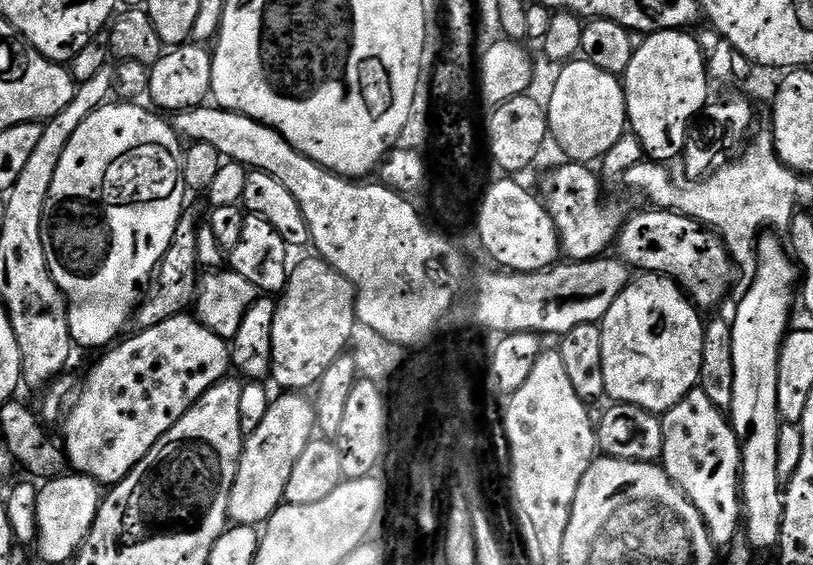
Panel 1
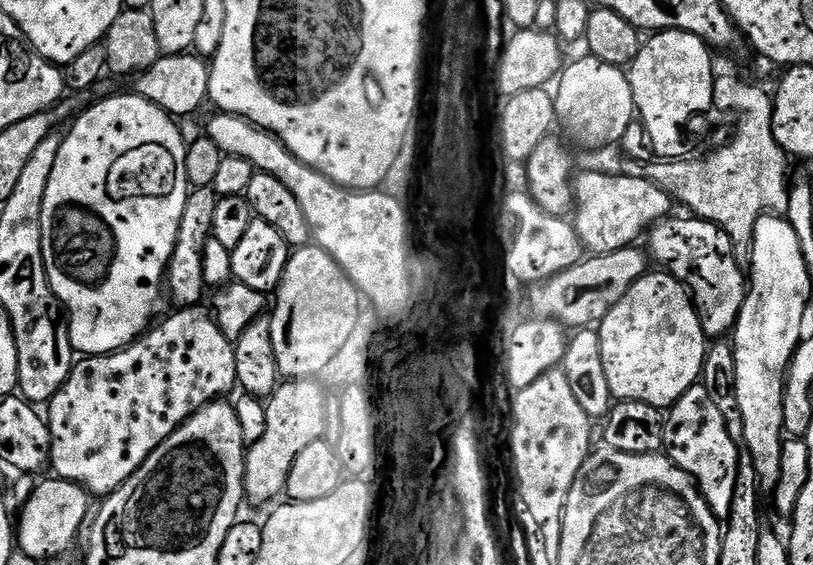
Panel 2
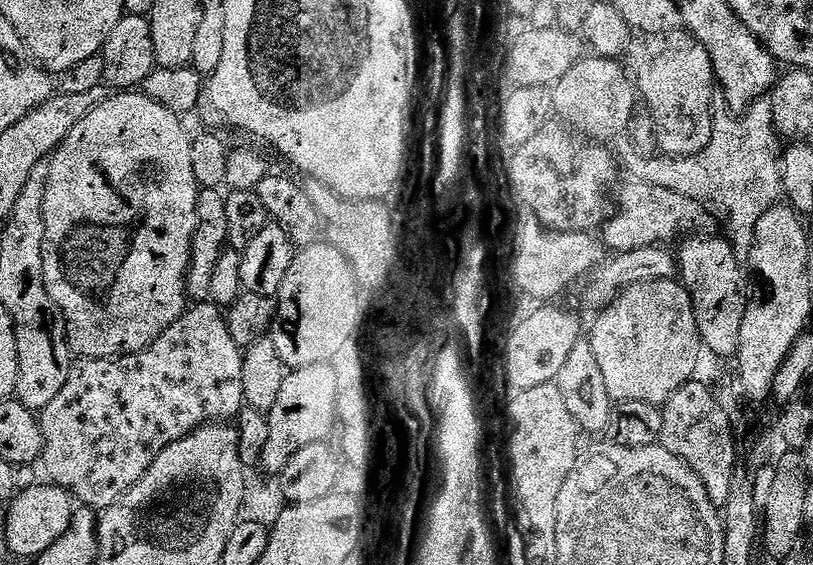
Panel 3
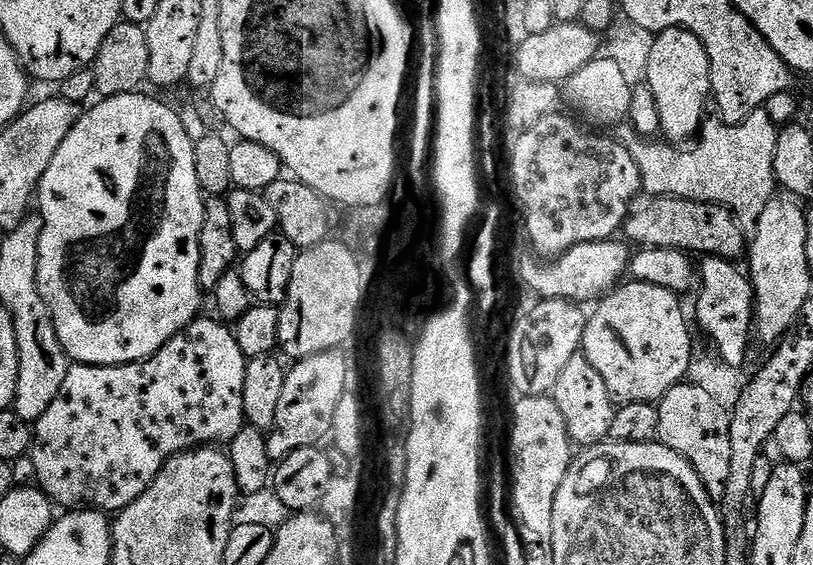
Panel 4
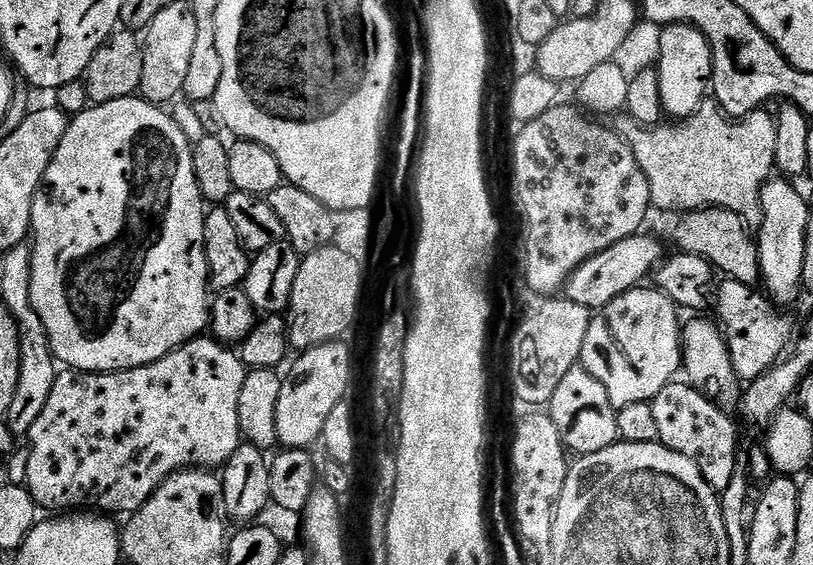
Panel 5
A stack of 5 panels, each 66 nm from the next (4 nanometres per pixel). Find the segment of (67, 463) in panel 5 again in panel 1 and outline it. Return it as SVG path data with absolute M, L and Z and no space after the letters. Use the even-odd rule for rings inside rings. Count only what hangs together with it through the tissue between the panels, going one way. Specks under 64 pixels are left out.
M181 314L166 318L166 322L141 328L135 334L137 336L129 340L121 339L101 355L105 356L89 370L84 385L81 388L79 385L74 403L62 420L62 451L71 471L89 476L101 486L115 486L124 480L126 474L130 474L130 470L134 470L134 466L138 466L138 462L150 454L150 446L154 446L154 442L158 442L158 438L162 438L162 434L166 434L174 422L182 419L204 397L206 390L213 388L230 372L229 341L214 334L214 330L207 328L195 315Z

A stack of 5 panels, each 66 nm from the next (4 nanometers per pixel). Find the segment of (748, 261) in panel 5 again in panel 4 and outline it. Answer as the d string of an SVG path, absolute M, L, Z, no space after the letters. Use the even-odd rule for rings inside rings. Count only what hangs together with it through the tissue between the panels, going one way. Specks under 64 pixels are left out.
M641 195L633 204L622 232L636 246L681 248L689 254L704 252L705 257L717 256L733 262L739 261L739 256L746 252L746 233L732 215L731 208L725 208L723 204L683 200L677 196Z

